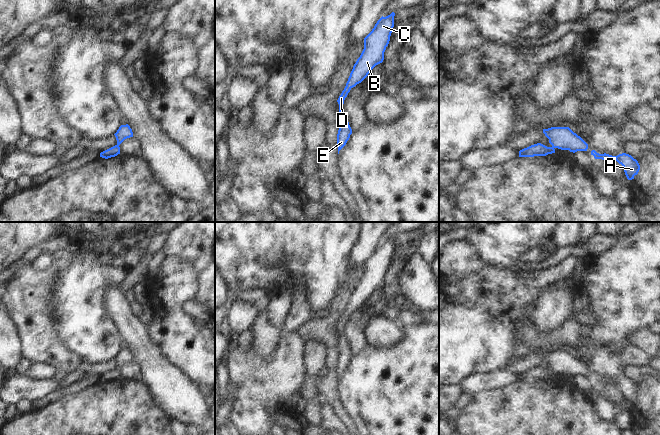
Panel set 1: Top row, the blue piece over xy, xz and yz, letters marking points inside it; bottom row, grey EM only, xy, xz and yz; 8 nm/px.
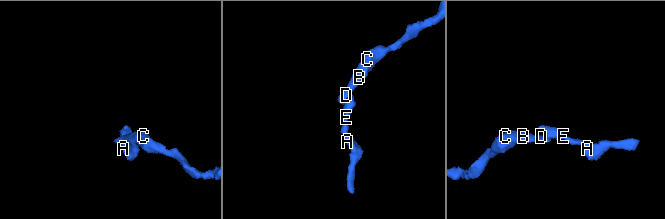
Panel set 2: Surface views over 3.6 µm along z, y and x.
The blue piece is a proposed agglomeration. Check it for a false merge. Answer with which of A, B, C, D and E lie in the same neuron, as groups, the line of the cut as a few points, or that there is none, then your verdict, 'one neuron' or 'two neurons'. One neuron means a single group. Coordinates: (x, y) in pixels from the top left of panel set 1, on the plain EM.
A E / B C D | xz (342, 333), (339, 336) | two neurons

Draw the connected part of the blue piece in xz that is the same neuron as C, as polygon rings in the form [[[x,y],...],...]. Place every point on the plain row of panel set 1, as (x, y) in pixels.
[[[394,236],[386,241],[382,240],[364,262],[364,273],[354,288],[346,310],[337,324],[339,336],[343,334],[344,324],[350,314],[361,307],[376,289],[383,286],[384,276],[394,251],[394,240]]]

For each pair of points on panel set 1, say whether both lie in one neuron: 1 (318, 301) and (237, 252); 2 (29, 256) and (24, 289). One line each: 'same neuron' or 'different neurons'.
1: same neuron
2: different neurons

